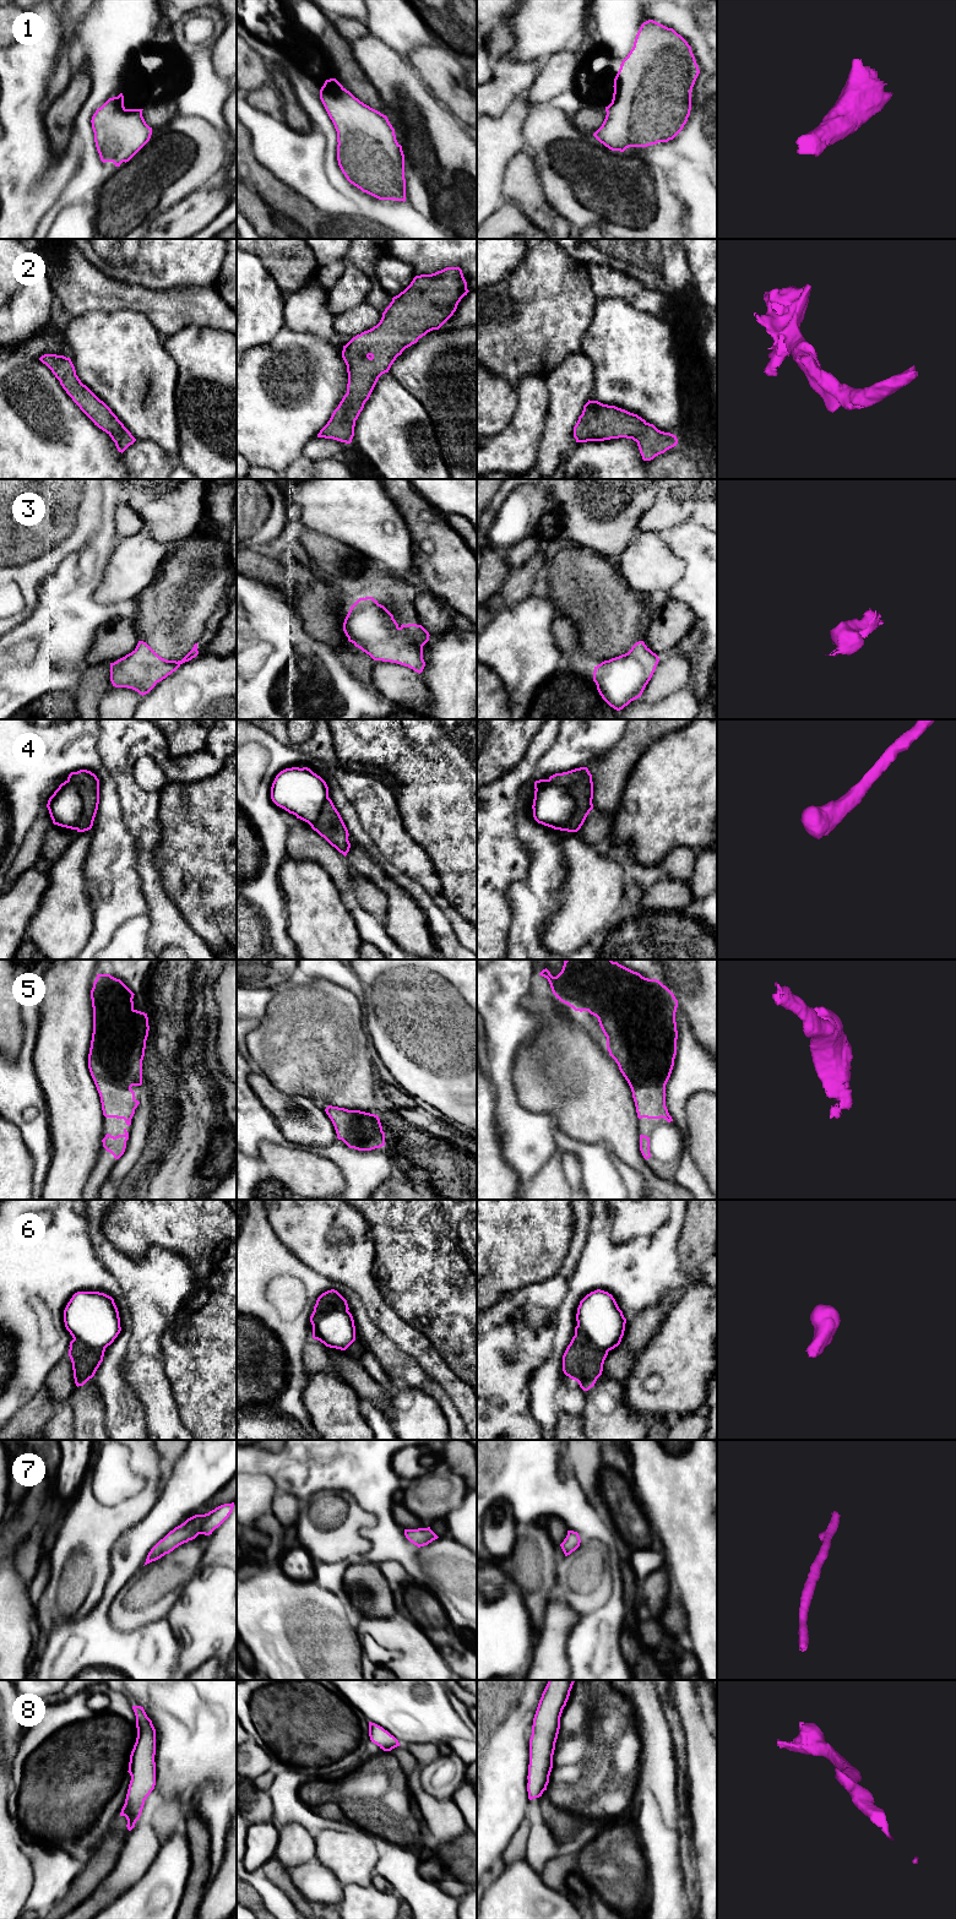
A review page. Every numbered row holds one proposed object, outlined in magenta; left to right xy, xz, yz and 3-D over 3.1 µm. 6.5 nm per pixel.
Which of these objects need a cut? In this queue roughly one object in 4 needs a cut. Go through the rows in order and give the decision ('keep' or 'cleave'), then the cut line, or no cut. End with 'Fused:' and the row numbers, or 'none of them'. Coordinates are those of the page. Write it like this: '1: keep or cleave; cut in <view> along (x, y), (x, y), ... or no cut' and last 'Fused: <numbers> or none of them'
1: keep; no cut
2: keep; no cut
3: keep; no cut
4: keep; no cut
5: keep; no cut
6: keep; no cut
7: keep; no cut
8: keep; no cut
Fused: none of them

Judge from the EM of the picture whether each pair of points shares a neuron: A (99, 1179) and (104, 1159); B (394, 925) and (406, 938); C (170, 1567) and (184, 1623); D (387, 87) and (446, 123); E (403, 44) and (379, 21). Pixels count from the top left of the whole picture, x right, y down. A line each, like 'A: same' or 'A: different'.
A: same
B: same
C: different
D: same
E: same

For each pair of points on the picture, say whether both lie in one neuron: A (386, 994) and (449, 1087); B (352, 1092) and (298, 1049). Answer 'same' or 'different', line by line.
A: same
B: same

